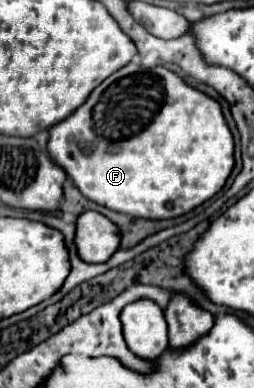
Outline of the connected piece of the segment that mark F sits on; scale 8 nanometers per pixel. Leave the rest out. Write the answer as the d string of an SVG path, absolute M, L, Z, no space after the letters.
M129 62L105 78L69 118L49 130L47 150L81 190L81 194L109 210L131 218L163 220L191 212L217 194L233 170L233 136L217 100L187 86L163 66L145 68Z

